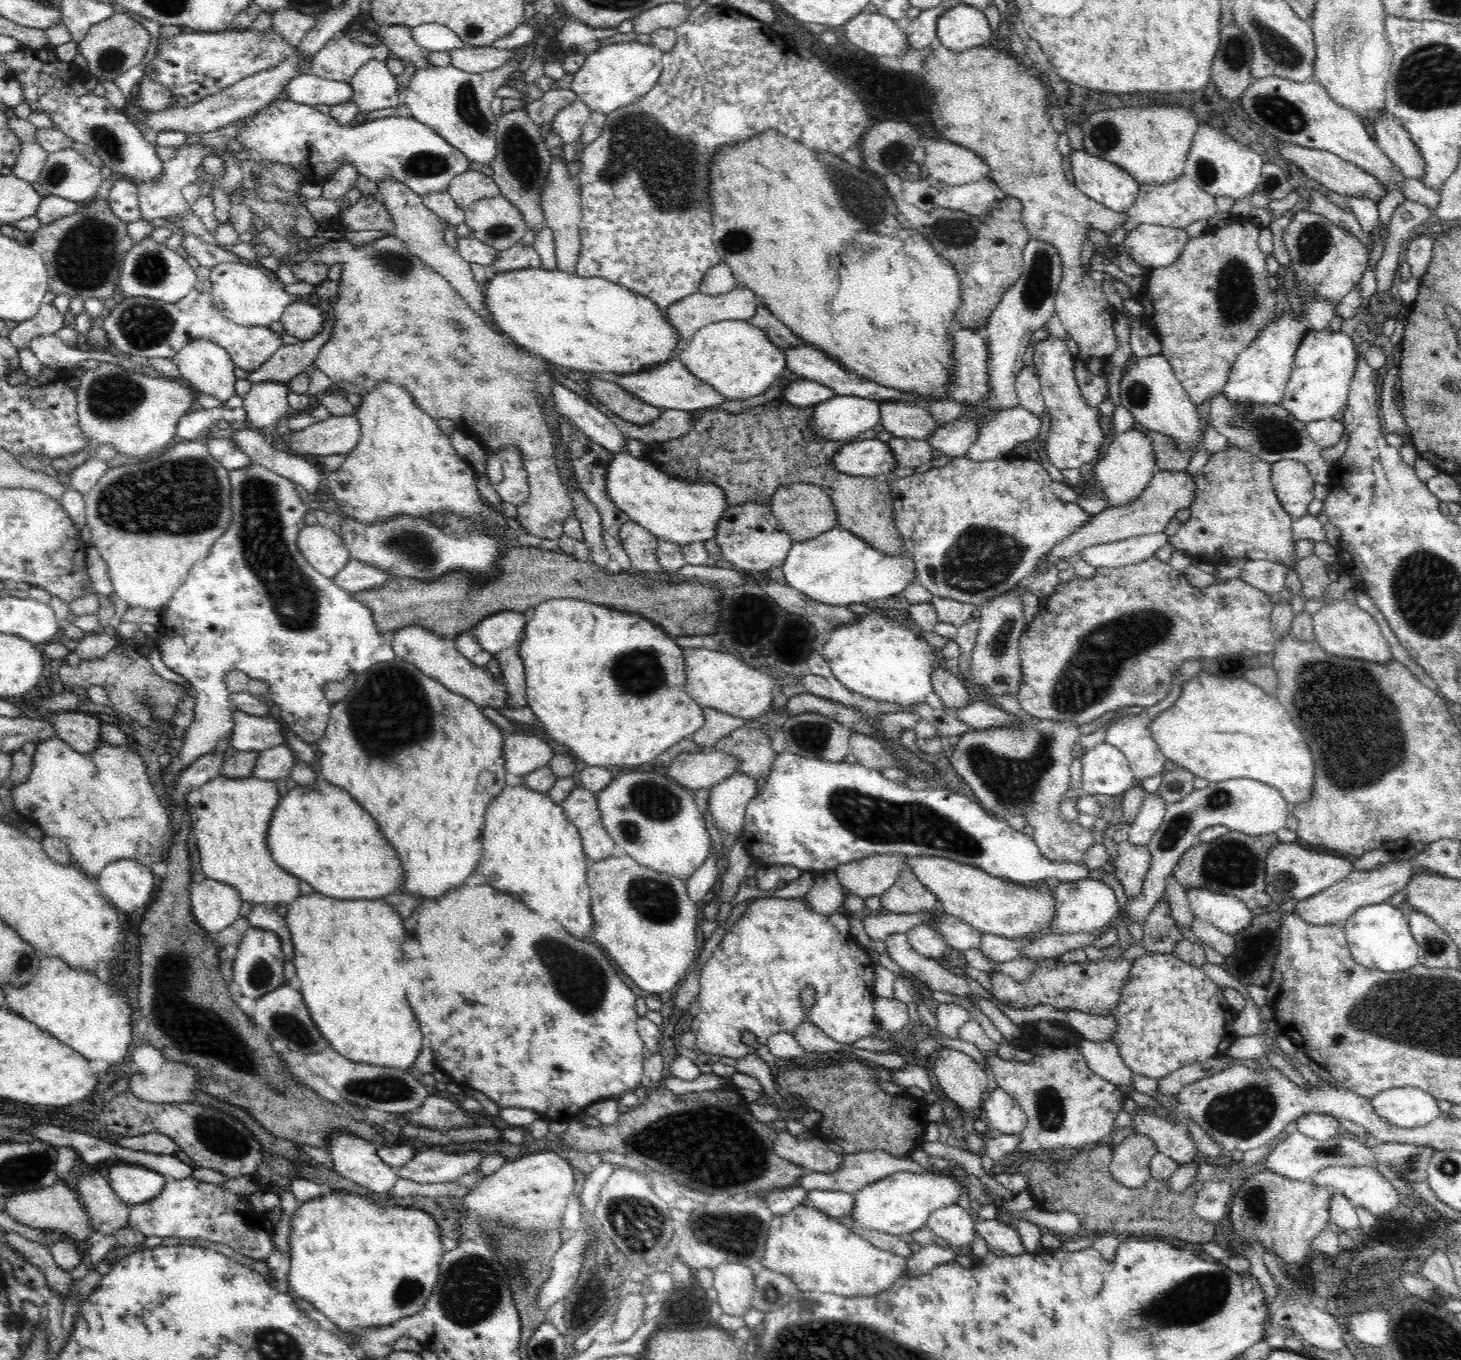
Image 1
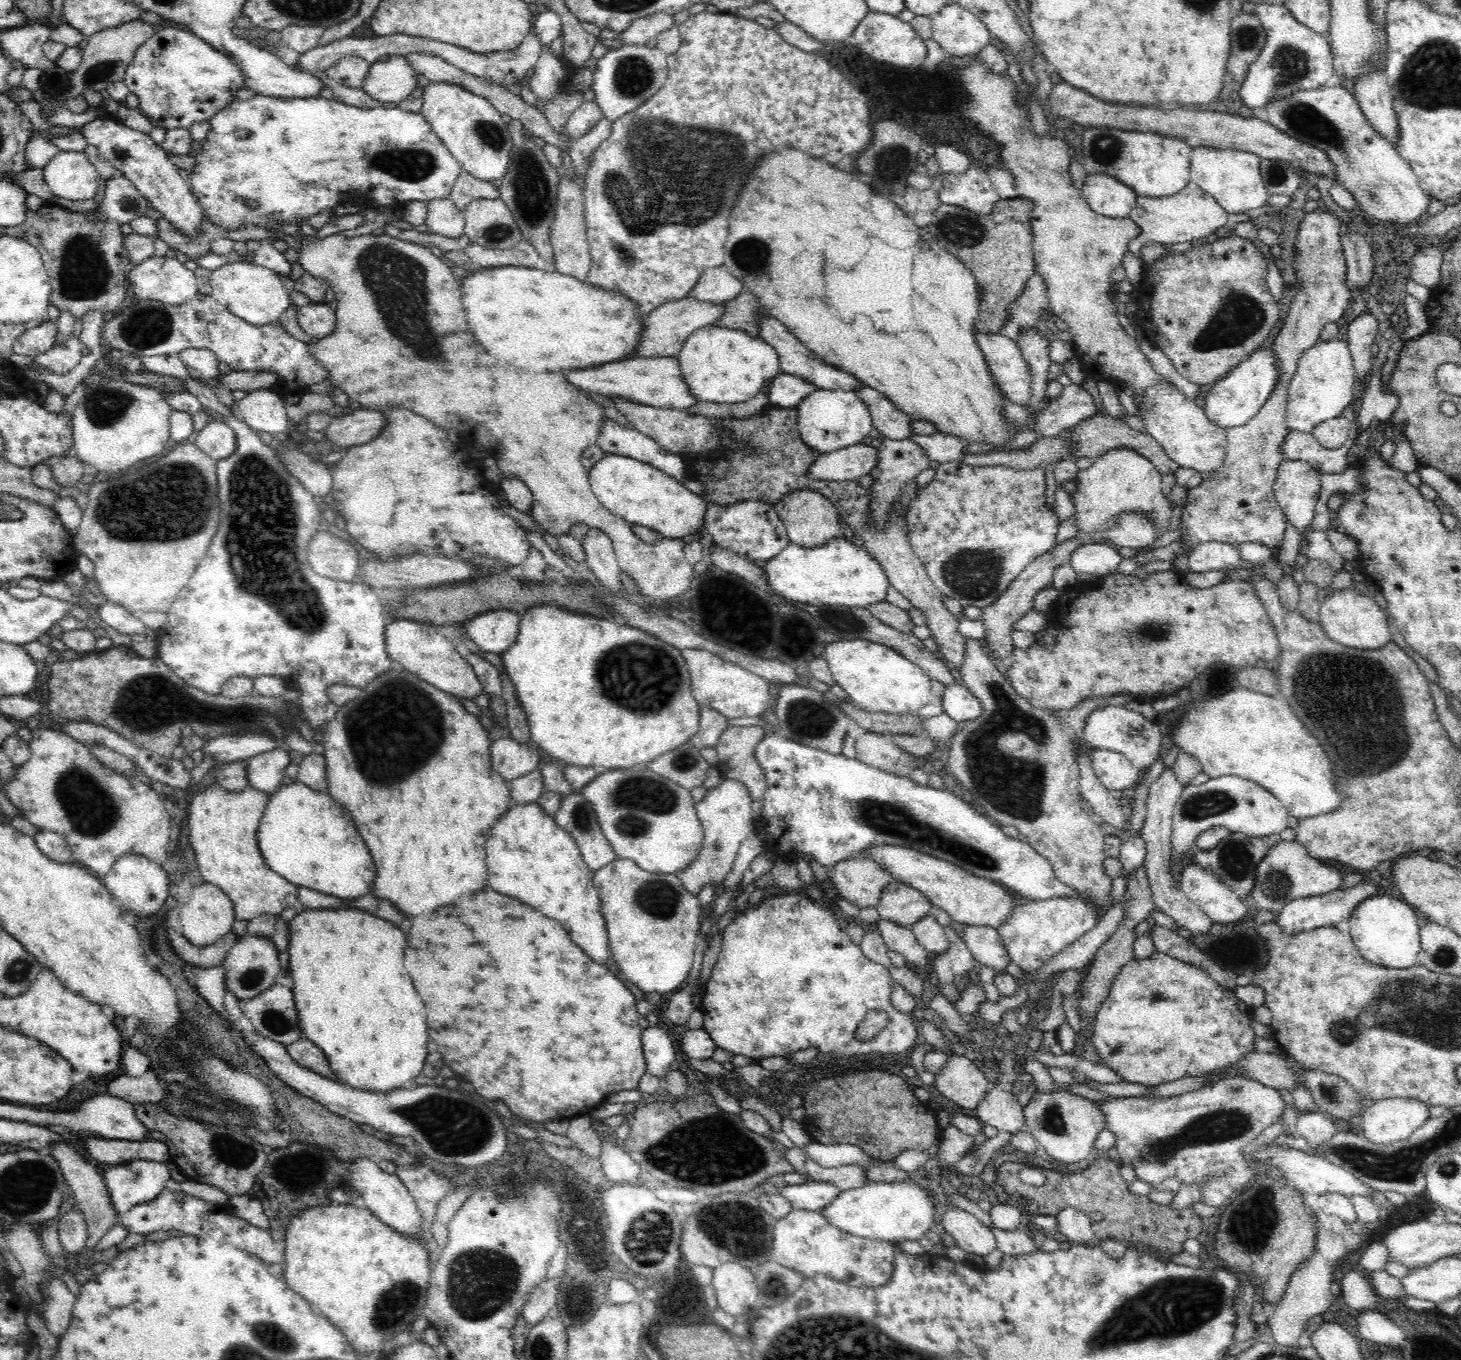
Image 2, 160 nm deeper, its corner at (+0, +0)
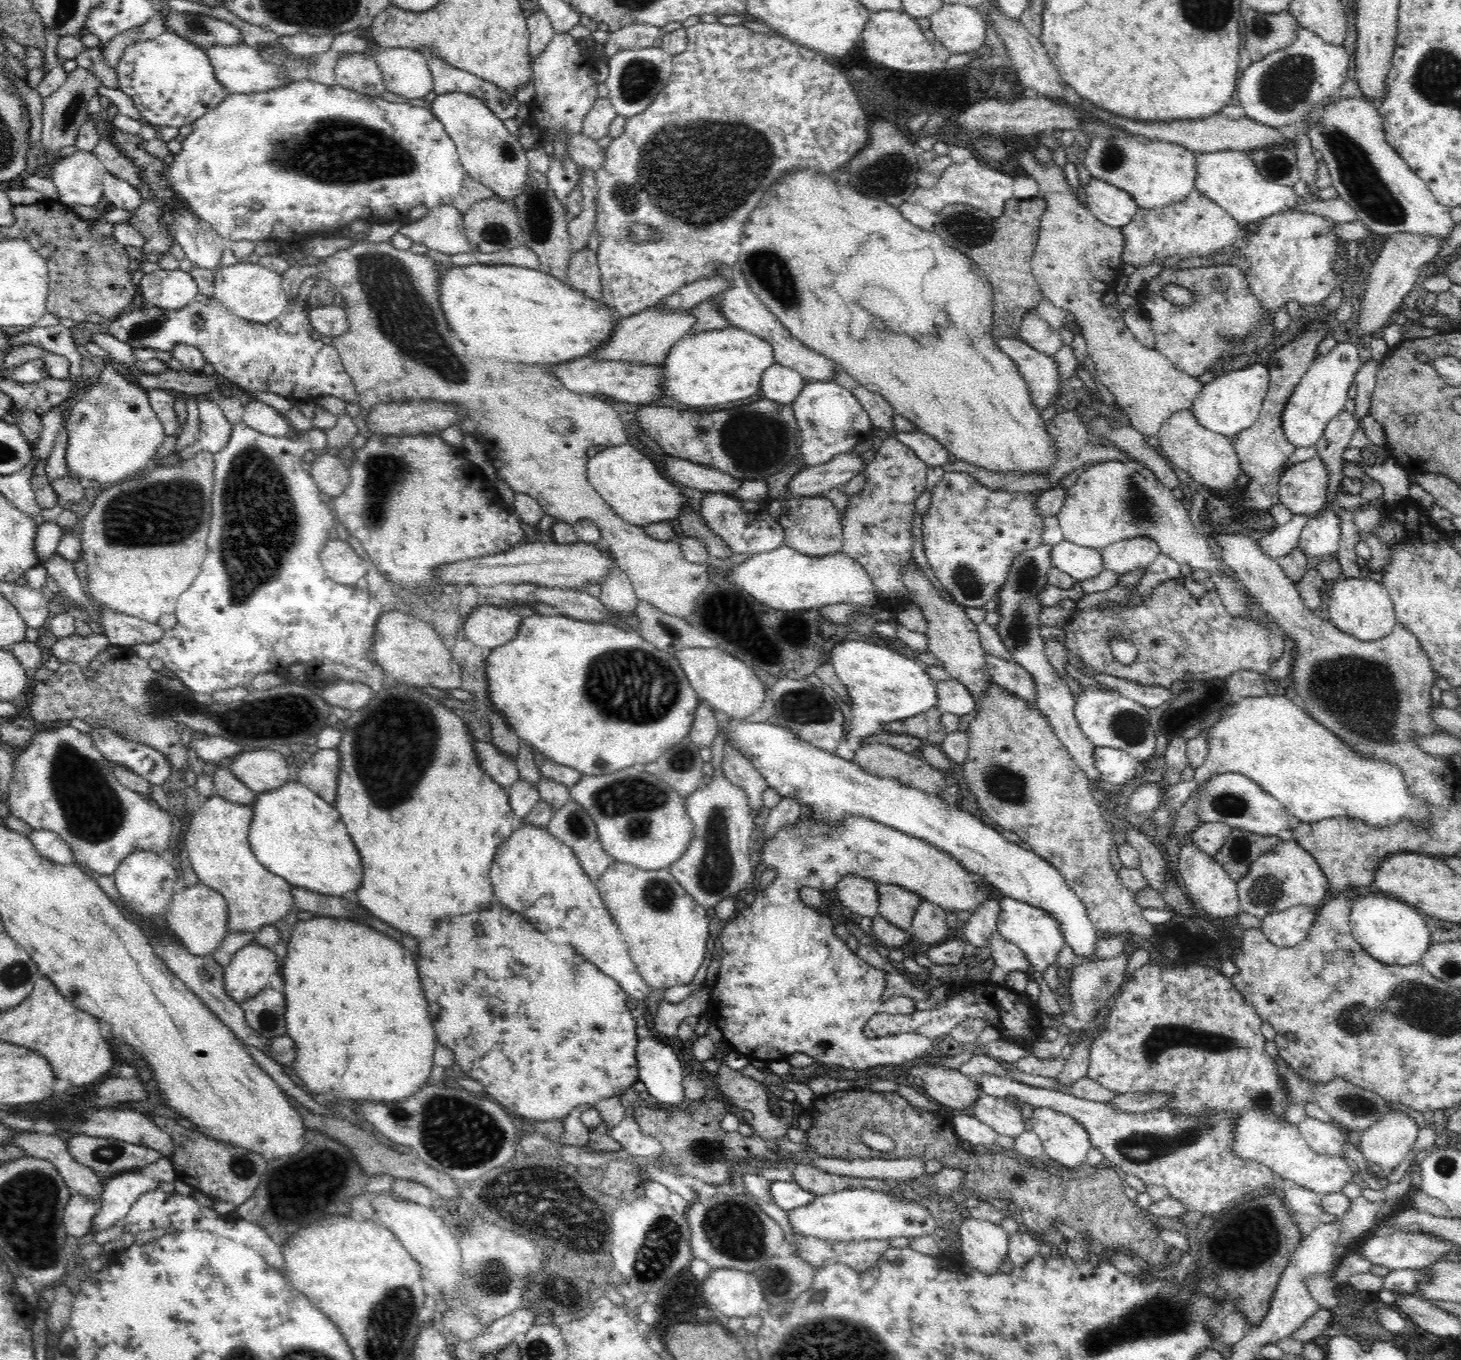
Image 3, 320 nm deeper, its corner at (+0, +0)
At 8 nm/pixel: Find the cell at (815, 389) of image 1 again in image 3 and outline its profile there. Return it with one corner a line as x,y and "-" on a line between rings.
774,362
762,373
761,391
768,400
792,404
798,398
805,381
801,374
790,367

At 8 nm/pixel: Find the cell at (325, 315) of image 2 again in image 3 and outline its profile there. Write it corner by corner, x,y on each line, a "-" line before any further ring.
344,304
311,308
308,317
310,317
312,329
322,336
336,338
348,332
348,315
346,315

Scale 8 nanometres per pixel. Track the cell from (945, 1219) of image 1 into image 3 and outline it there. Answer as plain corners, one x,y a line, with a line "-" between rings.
969,1217
959,1227
960,1258
974,1270
998,1274
1008,1257
1009,1234
989,1220

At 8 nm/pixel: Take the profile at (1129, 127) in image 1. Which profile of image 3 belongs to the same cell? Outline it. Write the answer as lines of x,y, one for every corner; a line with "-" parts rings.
1092,138
1084,166
1090,171
1092,178
1111,183
1120,190
1132,195
1139,208
1157,210
1184,200
1195,190
1197,176
1196,155
1172,142
1132,138

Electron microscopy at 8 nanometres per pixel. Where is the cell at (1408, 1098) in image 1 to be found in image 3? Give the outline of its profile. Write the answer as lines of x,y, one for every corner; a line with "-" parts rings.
1397,1110
1386,1114
1384,1118
1380,1118
1378,1122
1372,1123
1366,1130
1357,1134
1356,1142
1366,1162
1369,1162
1371,1168
1377,1167
1382,1172
1383,1179
1386,1179
1412,1150
1414,1141
1418,1136
1418,1130
1420,1130
1420,1127
1414,1119

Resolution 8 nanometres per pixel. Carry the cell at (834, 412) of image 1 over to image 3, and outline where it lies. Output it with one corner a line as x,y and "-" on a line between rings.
806,380
792,406
801,431
801,469
832,461
840,454
852,453
856,444
870,437
874,430
873,423
860,401
834,380

